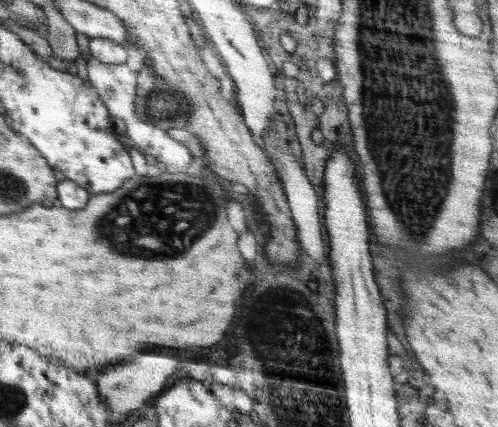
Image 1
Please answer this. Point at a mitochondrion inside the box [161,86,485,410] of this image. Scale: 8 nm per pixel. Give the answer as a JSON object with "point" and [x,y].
{"point":[294,353]}

